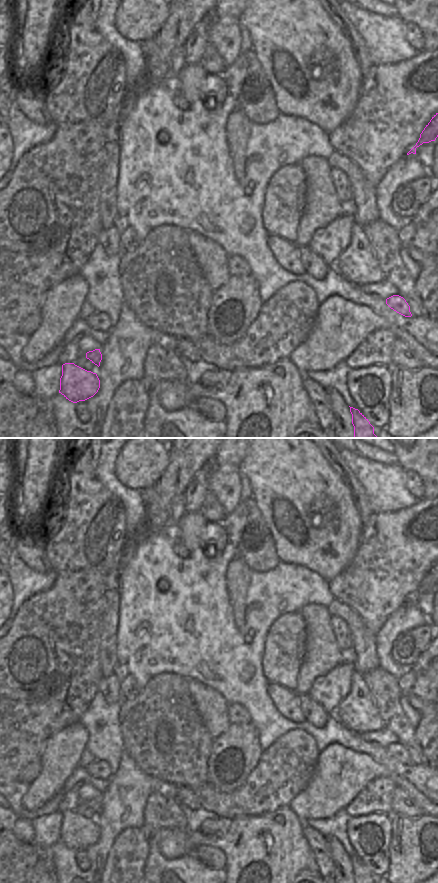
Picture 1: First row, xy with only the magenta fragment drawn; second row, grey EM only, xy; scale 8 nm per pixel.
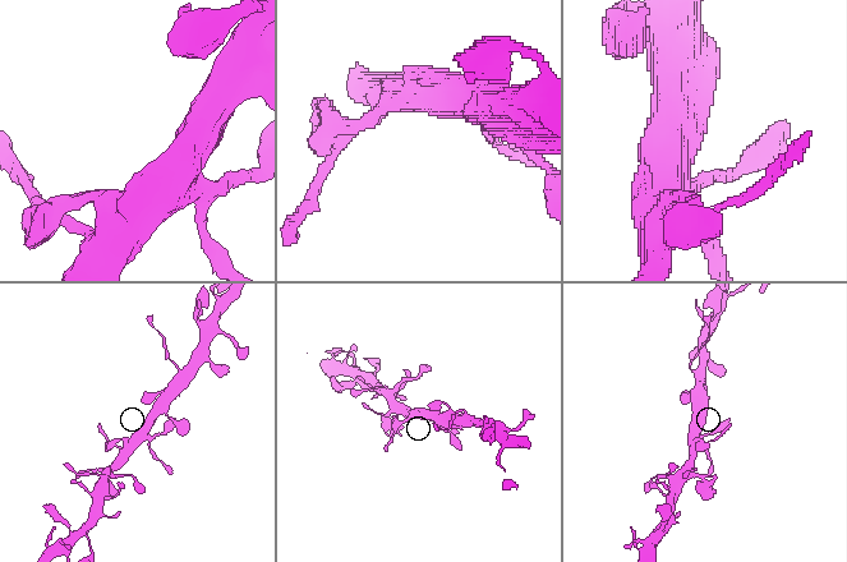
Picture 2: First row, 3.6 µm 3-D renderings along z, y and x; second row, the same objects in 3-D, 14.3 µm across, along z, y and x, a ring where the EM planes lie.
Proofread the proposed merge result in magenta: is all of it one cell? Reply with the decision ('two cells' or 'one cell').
one cell

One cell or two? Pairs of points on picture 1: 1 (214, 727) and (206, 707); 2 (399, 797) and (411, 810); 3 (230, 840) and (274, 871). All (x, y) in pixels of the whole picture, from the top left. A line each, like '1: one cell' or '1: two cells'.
1: one cell
2: one cell
3: one cell

